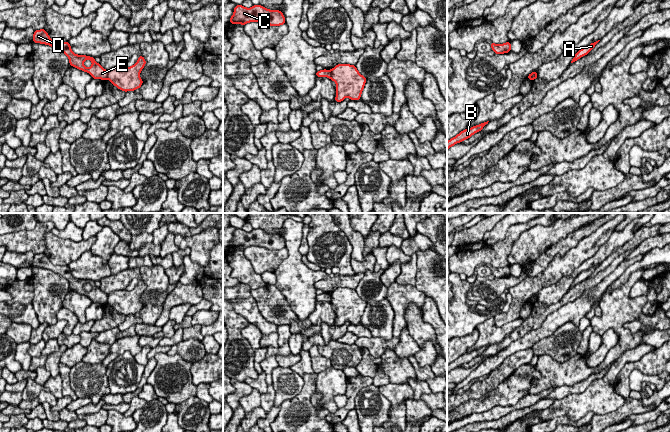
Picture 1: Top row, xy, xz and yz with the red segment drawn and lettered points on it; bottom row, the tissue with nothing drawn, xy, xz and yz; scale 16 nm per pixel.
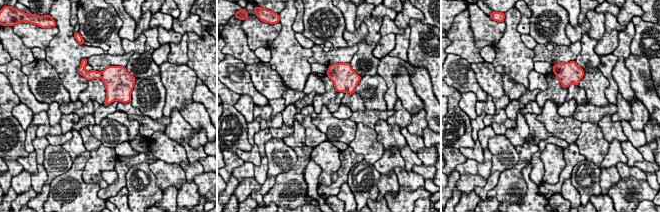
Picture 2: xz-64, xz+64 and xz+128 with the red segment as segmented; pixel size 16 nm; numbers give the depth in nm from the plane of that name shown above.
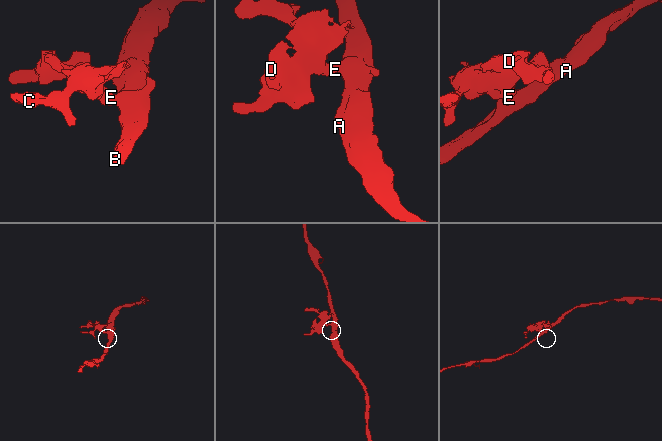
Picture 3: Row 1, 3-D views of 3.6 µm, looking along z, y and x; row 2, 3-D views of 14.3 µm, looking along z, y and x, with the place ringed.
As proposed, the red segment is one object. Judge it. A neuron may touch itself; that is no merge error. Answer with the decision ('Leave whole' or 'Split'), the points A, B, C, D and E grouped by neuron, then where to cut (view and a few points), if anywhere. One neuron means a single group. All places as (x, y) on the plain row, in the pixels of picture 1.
Split. Groups: A B / C D E. Split along xz (331, 294), (330, 302)

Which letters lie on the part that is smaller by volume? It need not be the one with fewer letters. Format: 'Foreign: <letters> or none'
Foreign: C, D, E

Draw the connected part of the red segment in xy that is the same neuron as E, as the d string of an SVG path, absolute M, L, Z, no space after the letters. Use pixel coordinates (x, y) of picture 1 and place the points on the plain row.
M45 253L35 254L32 266L49 269L59 274L68 280L70 290L89 297L94 303L101 303L103 305L107 303L107 294L97 287L94 281L75 278L71 274L69 266L53 265Z

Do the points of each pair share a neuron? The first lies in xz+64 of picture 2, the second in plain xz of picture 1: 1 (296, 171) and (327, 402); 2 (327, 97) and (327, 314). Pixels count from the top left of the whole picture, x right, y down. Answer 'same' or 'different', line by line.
1: different
2: different

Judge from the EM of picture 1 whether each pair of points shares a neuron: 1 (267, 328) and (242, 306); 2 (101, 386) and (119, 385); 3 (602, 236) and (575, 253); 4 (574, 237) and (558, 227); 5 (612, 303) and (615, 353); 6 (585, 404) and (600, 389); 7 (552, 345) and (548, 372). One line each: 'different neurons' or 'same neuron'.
1: same neuron
2: different neurons
3: same neuron
4: different neurons
5: same neuron
6: same neuron
7: different neurons

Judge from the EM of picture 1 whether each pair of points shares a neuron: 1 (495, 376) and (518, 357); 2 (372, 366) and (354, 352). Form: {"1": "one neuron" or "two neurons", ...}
{"1": "one neuron", "2": "two neurons"}

